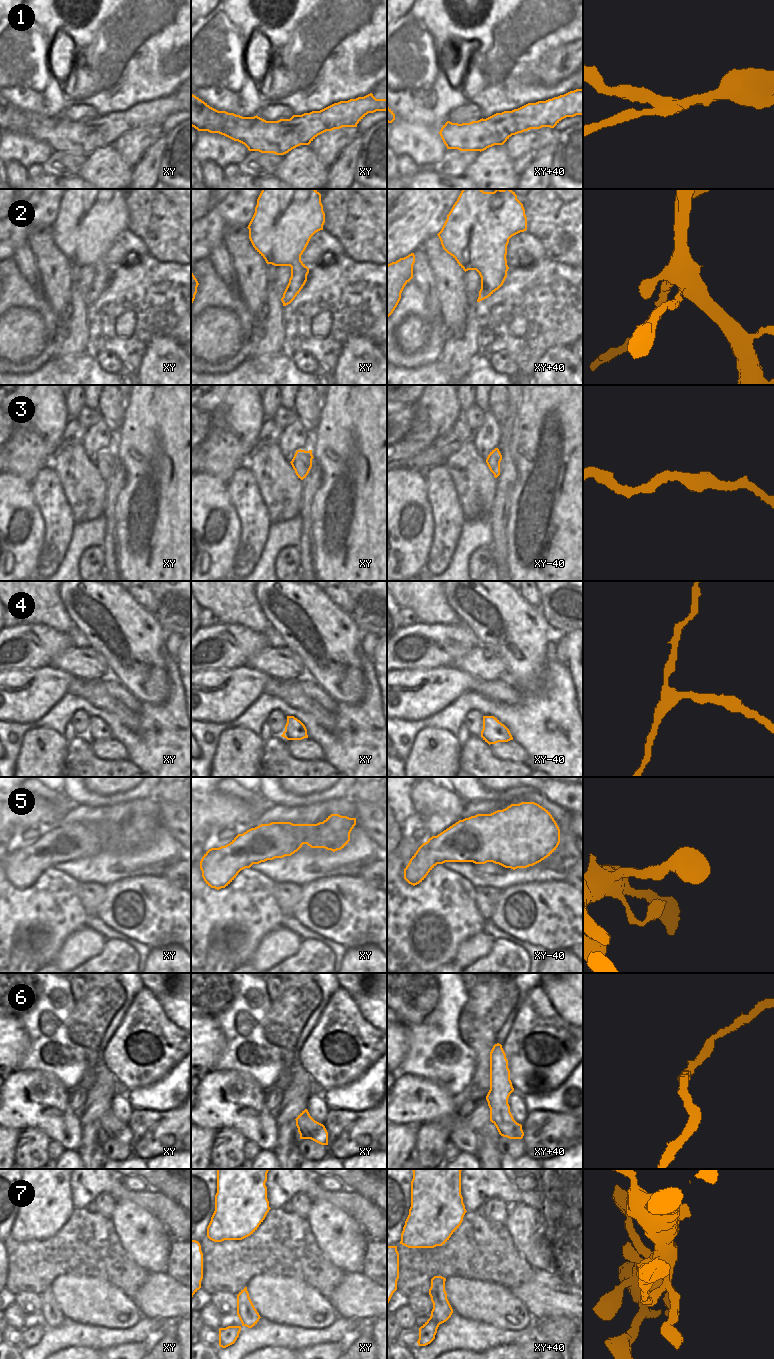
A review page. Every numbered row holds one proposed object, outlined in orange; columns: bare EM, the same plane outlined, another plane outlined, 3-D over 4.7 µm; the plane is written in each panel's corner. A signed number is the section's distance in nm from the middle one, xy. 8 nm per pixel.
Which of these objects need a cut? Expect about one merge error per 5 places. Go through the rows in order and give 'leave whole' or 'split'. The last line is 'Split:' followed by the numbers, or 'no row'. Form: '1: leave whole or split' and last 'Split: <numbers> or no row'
1: split
2: leave whole
3: leave whole
4: leave whole
5: leave whole
6: leave whole
7: leave whole
Split: 1

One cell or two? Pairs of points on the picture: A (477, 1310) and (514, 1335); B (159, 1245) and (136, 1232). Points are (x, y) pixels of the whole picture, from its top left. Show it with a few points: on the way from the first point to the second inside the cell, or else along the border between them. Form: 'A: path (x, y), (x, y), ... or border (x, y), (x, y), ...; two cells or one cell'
A: border (484, 1322), (504, 1329), (523, 1329), (529, 1325); two cells
B: path (153, 1243), (149, 1243), (142, 1236); one cell

